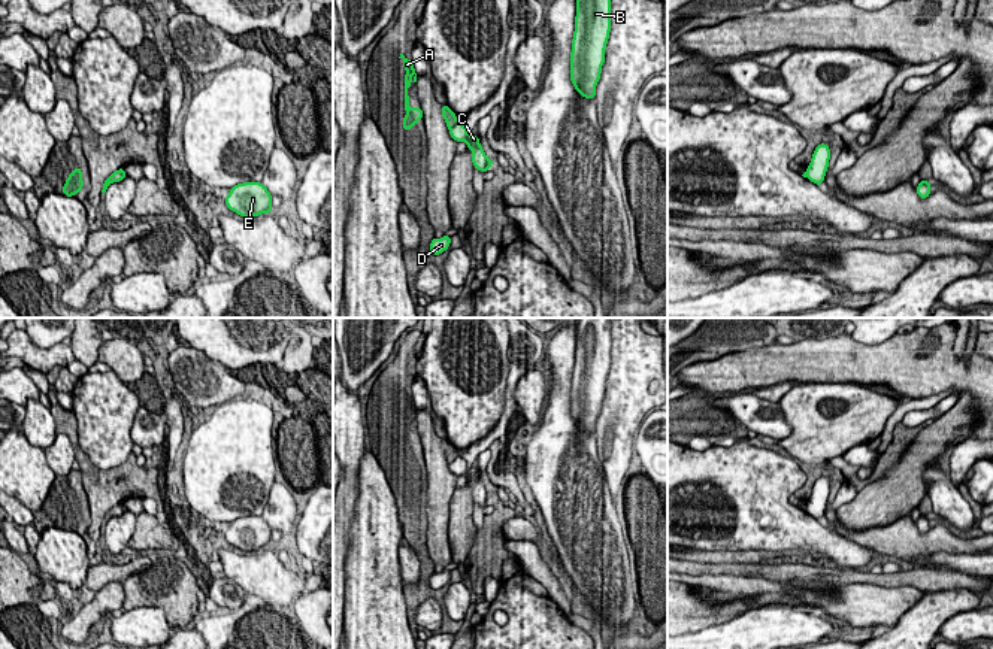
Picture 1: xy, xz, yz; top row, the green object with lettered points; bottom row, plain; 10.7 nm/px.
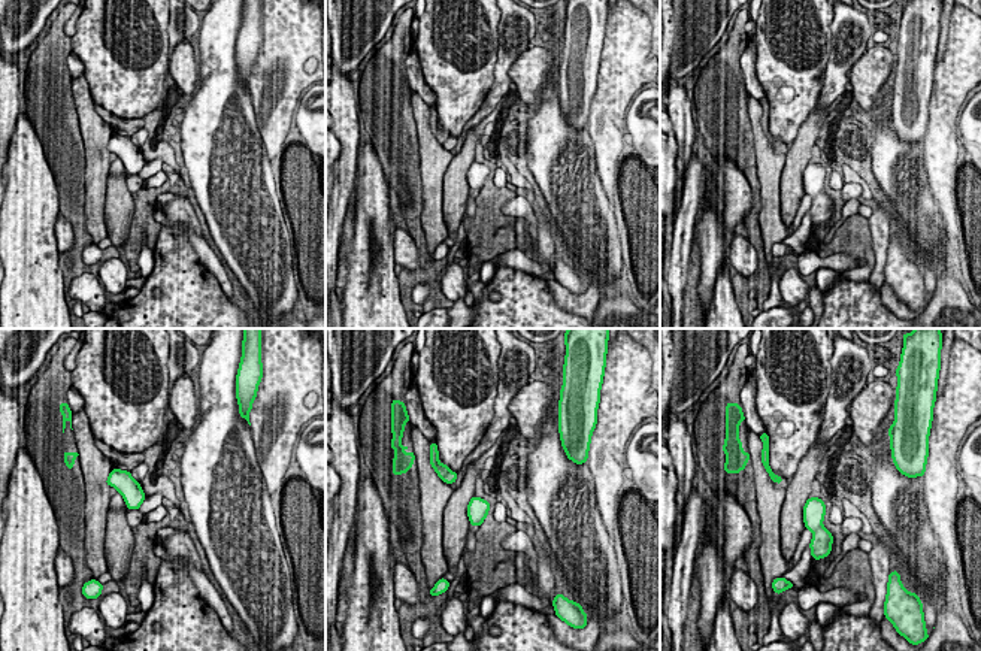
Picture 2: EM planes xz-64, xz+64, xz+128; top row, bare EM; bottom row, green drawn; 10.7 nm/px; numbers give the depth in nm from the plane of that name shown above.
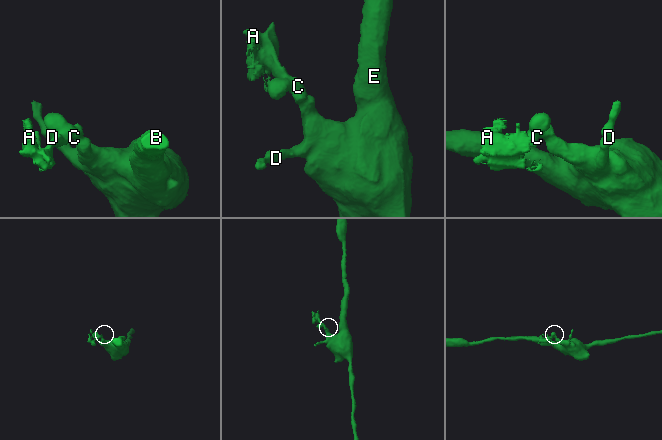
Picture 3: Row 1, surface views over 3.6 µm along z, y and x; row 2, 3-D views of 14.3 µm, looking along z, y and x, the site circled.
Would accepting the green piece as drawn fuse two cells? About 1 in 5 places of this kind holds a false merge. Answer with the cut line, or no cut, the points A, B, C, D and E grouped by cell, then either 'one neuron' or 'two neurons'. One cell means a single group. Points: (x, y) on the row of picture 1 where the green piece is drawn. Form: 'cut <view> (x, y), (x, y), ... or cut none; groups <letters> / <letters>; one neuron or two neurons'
cut xz (457, 121), (450, 130); groups A / B C D E; two neurons

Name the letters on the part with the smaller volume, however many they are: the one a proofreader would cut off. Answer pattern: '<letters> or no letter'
A

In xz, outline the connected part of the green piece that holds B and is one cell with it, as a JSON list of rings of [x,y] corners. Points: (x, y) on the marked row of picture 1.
[[[576,0],[570,81],[584,98],[596,97],[611,31],[611,0]]]

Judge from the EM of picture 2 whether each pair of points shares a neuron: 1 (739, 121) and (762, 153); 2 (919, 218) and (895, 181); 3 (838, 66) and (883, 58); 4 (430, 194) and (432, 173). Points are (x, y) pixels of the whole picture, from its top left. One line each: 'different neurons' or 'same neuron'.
1: different neurons
2: same neuron
3: different neurons
4: same neuron

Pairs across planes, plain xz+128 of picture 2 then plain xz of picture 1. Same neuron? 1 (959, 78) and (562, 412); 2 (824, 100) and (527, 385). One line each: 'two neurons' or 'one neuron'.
1: two neurons
2: two neurons

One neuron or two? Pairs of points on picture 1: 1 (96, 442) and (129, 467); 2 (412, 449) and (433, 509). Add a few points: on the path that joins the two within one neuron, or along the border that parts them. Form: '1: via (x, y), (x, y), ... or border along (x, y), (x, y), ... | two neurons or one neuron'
1: border along (132, 451), (108, 469), (88, 458) | two neurons
2: border along (423, 455), (427, 525) | two neurons

